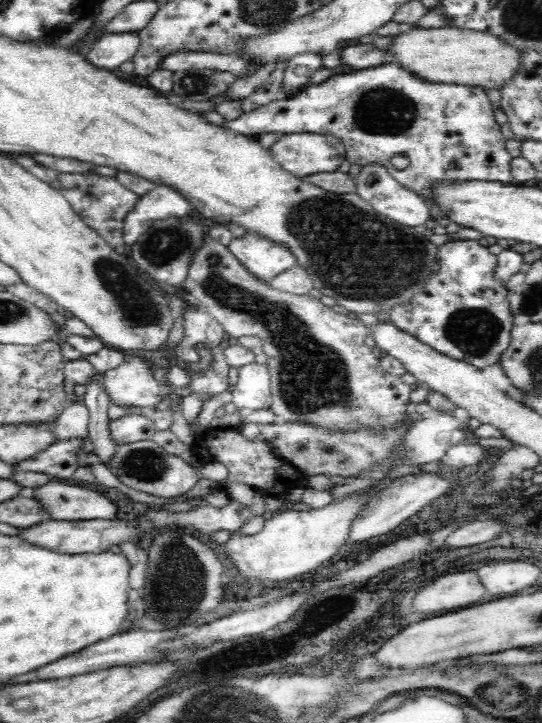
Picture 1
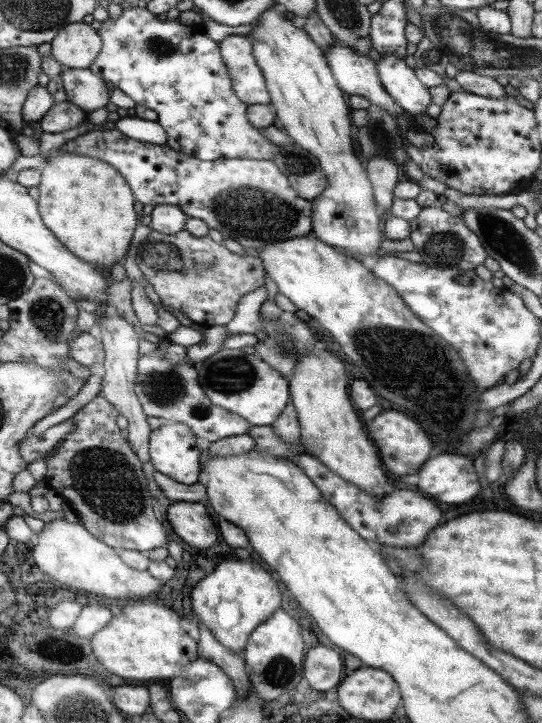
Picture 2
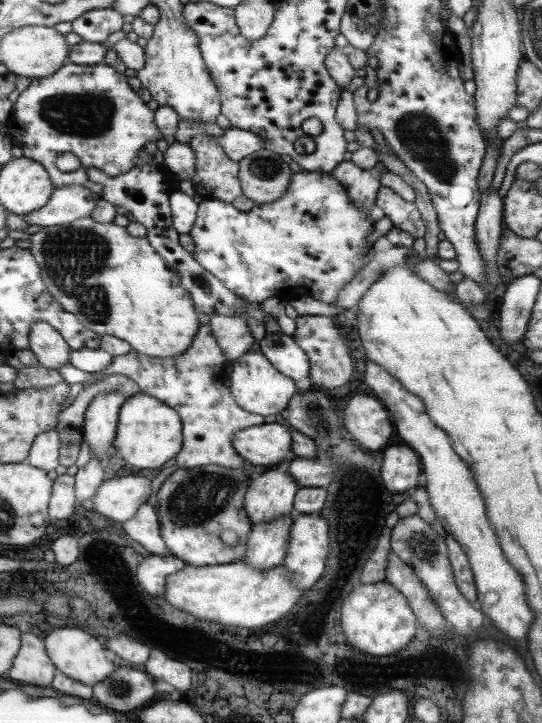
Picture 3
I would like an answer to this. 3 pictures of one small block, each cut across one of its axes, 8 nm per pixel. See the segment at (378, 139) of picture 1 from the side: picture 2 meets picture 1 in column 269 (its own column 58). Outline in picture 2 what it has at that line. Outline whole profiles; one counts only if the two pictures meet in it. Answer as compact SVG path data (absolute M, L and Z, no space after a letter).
M64 100L55 103L55 106L45 114L40 126L44 132L65 132L78 127L85 120L86 113L73 103Z

